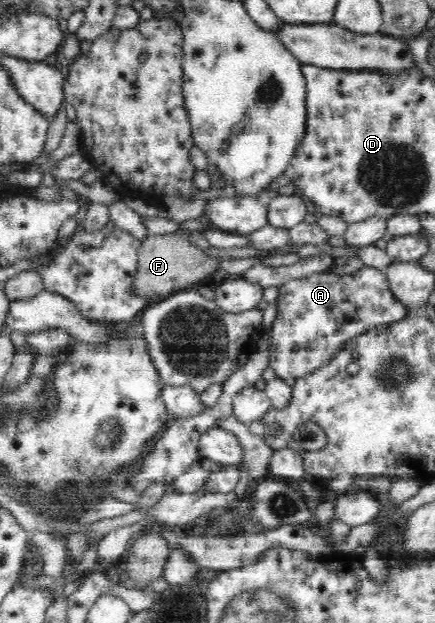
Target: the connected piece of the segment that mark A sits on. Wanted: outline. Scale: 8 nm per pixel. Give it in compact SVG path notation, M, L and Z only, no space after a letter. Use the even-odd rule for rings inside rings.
M366 265L354 274L341 276L330 270L320 271L306 278L288 280L278 287L278 292L275 300L278 311L269 331L271 337L269 366L272 367L278 379L286 381L298 380L319 369L332 360L334 355L338 355L351 338L362 335L374 327L397 323L407 316L407 308L393 298L385 273L381 269Z

